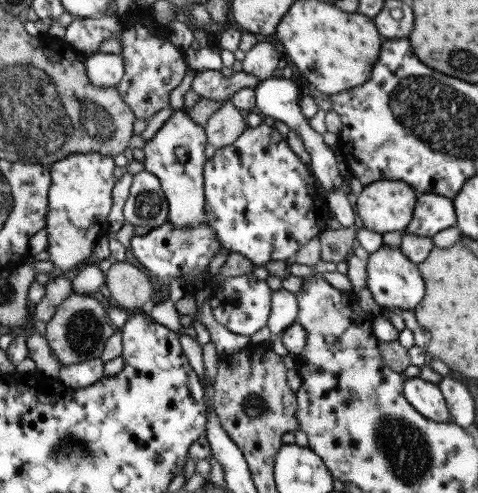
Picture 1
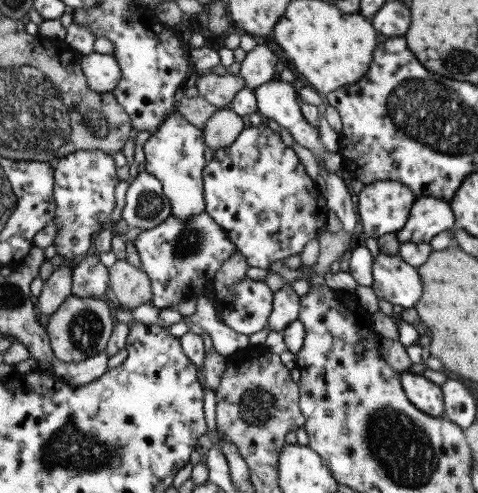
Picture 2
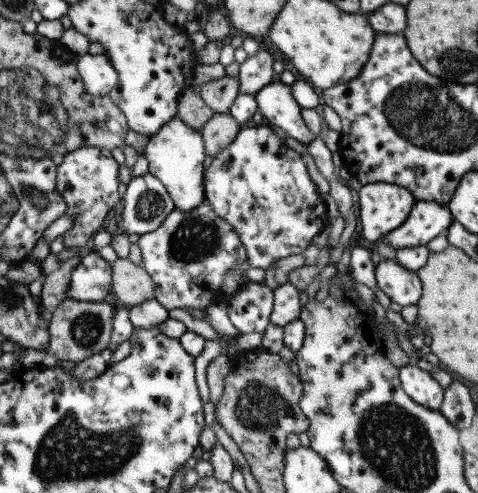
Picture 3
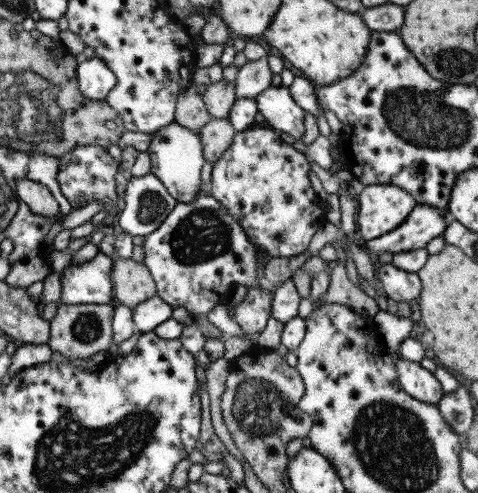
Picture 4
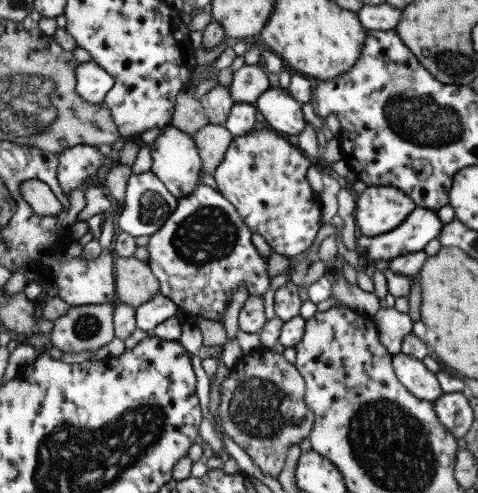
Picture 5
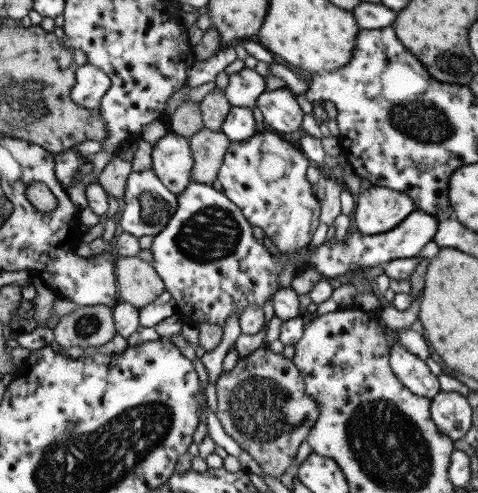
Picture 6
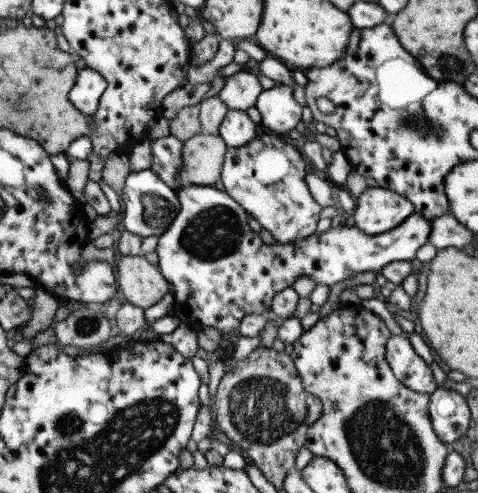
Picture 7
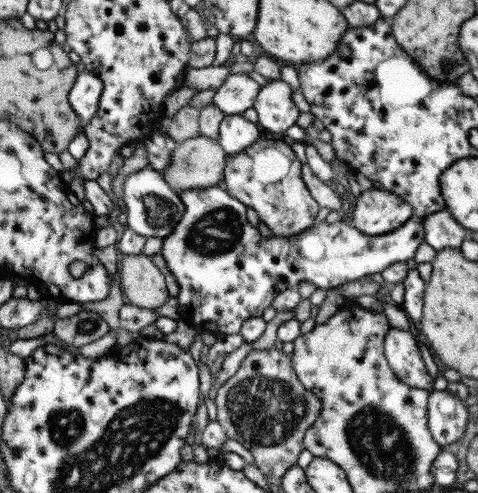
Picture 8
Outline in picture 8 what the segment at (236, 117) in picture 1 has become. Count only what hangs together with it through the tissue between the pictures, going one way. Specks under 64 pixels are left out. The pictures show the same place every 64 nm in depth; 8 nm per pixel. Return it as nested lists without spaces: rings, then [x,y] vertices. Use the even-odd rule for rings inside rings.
[[[199,136],[193,140],[187,140],[183,144],[179,144],[179,148],[175,150],[173,158],[171,158],[171,166],[163,172],[167,182],[179,192],[187,192],[187,190],[205,190],[205,188],[215,188],[221,180],[225,180],[225,168],[227,168],[227,154],[223,150],[223,146],[219,144],[219,140],[213,142],[213,138],[207,136]]]

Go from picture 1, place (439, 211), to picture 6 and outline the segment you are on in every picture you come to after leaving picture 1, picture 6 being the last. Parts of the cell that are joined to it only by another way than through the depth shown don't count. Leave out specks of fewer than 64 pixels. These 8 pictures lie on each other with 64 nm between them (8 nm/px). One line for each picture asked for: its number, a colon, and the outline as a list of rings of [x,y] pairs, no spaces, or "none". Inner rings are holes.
2: [[[415,198],[411,206],[411,214],[405,222],[405,226],[395,232],[399,244],[403,242],[431,242],[433,236],[437,236],[443,230],[453,230],[455,226],[455,214],[449,206],[449,202],[439,198]]]
3: [[[415,202],[407,220],[395,228],[393,232],[385,234],[383,240],[385,244],[391,244],[395,250],[401,248],[417,248],[417,246],[427,246],[429,240],[445,232],[453,224],[453,216],[447,206],[439,202]]]
4: [[[417,204],[405,222],[395,230],[375,238],[375,240],[359,240],[357,244],[369,252],[371,258],[377,258],[381,252],[411,252],[411,250],[425,250],[427,244],[441,236],[447,228],[441,210],[427,204]]]
5: [[[415,208],[395,230],[387,234],[377,234],[373,238],[357,234],[355,252],[365,264],[375,264],[377,260],[393,260],[405,254],[423,252],[423,248],[439,236],[443,224],[437,212]]]
6: [[[193,182],[191,188],[187,188],[187,192],[183,192],[179,196],[179,212],[175,214],[175,218],[167,224],[167,228],[155,236],[153,246],[151,246],[151,254],[155,258],[155,270],[159,272],[159,276],[165,280],[165,288],[167,292],[175,298],[177,302],[177,316],[183,318],[185,324],[199,328],[201,324],[219,324],[225,326],[227,318],[237,310],[239,316],[247,306],[261,306],[267,302],[267,298],[273,298],[279,290],[279,274],[283,272],[283,268],[289,264],[289,260],[299,258],[299,262],[295,260],[295,272],[311,268],[317,270],[327,282],[339,284],[343,280],[347,280],[347,276],[351,276],[355,270],[369,270],[371,266],[385,266],[393,260],[399,258],[413,258],[419,254],[419,250],[433,242],[435,232],[437,232],[437,222],[439,218],[421,212],[421,210],[413,210],[397,228],[385,232],[385,234],[361,234],[357,230],[349,230],[345,244],[337,244],[335,238],[331,240],[331,244],[321,244],[317,248],[315,254],[305,254],[305,250],[297,250],[297,252],[281,252],[279,256],[273,256],[263,244],[257,242],[257,238],[253,236],[253,224],[247,220],[247,216],[243,214],[243,208],[239,208],[225,192],[215,190],[209,184],[197,184]]]

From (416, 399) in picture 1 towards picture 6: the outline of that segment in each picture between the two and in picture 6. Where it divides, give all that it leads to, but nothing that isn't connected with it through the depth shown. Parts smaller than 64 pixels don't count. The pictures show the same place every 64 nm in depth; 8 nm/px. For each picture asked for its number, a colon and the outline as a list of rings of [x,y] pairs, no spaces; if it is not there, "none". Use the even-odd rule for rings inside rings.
2: [[[409,370],[401,372],[401,386],[407,396],[407,400],[421,412],[429,416],[439,416],[443,418],[445,414],[445,402],[443,402],[443,392],[441,386],[433,384],[431,380],[411,374]]]
3: [[[415,364],[399,368],[399,380],[403,392],[417,404],[429,410],[439,410],[443,402],[443,388],[431,378],[429,372],[419,370]]]
4: [[[399,358],[395,360],[397,368],[397,380],[401,382],[401,388],[415,400],[437,406],[437,402],[443,398],[441,384],[433,376],[433,372],[427,372],[421,364]]]
5: [[[393,354],[391,364],[393,364],[397,380],[415,398],[425,402],[435,402],[443,394],[437,376],[429,372],[419,358],[411,358],[407,354]]]
6: [[[395,340],[389,344],[389,366],[391,372],[397,376],[397,380],[415,396],[421,398],[435,398],[441,392],[437,376],[429,370],[427,362],[407,352],[407,348]]]

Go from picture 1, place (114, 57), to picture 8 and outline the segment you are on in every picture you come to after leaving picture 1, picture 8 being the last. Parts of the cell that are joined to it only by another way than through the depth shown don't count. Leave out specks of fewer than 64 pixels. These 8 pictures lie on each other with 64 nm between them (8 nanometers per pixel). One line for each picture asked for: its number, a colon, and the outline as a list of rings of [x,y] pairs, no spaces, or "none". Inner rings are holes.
2: [[[89,54],[89,56],[81,58],[81,64],[83,64],[83,72],[87,76],[91,90],[101,92],[101,94],[113,92],[123,78],[121,64],[115,56]]]
3: [[[87,54],[79,58],[79,74],[83,78],[85,90],[93,96],[109,96],[119,86],[119,72],[111,58],[103,54]]]
4: [[[87,58],[79,62],[79,90],[91,100],[105,100],[117,86],[117,76],[103,58]]]
5: [[[89,60],[79,64],[79,86],[77,92],[93,102],[93,104],[103,104],[107,100],[107,94],[115,88],[115,78],[97,62],[97,60]]]
6: [[[85,64],[79,68],[77,86],[73,90],[73,98],[81,104],[81,108],[99,110],[103,106],[105,94],[111,90],[113,80],[93,64]]]
7: [[[83,68],[79,70],[75,90],[71,92],[71,102],[75,102],[75,106],[81,108],[87,116],[95,116],[101,108],[101,100],[107,88],[109,82],[99,72],[91,68]]]
8: [[[85,70],[77,78],[75,90],[71,90],[71,106],[83,118],[85,126],[97,116],[97,112],[101,108],[103,92],[105,92],[103,80],[99,76],[95,76],[93,72],[87,72]]]

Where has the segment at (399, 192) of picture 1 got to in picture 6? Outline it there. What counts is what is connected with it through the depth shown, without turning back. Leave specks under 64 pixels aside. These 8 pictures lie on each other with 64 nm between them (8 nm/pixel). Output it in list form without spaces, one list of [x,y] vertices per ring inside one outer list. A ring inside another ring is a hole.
[[[363,186],[355,196],[355,230],[361,234],[385,234],[397,228],[413,210],[415,202],[407,194]]]

